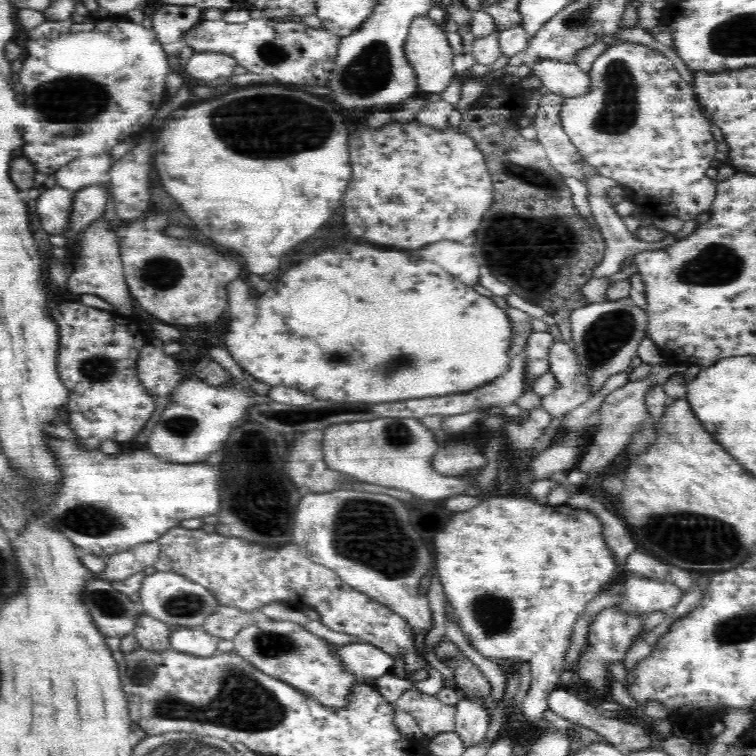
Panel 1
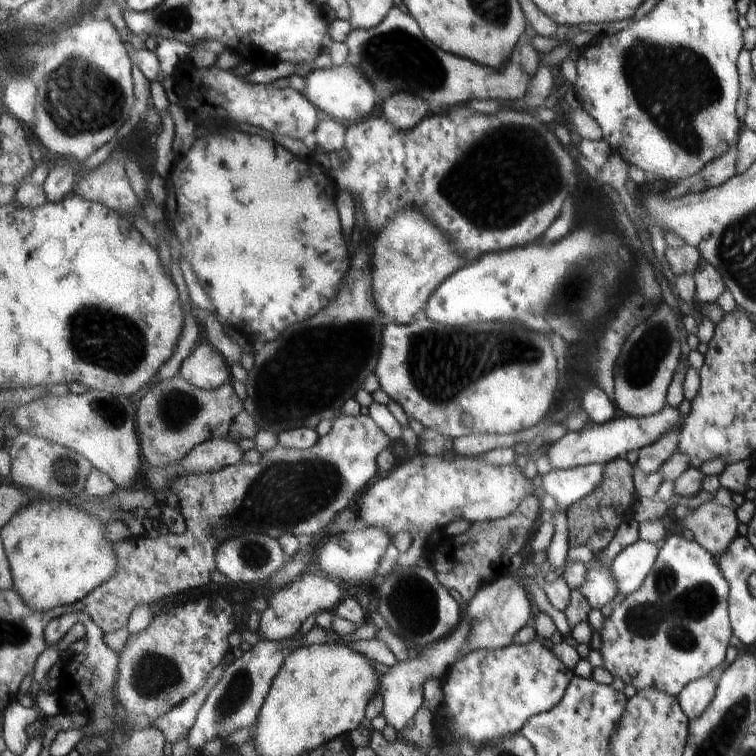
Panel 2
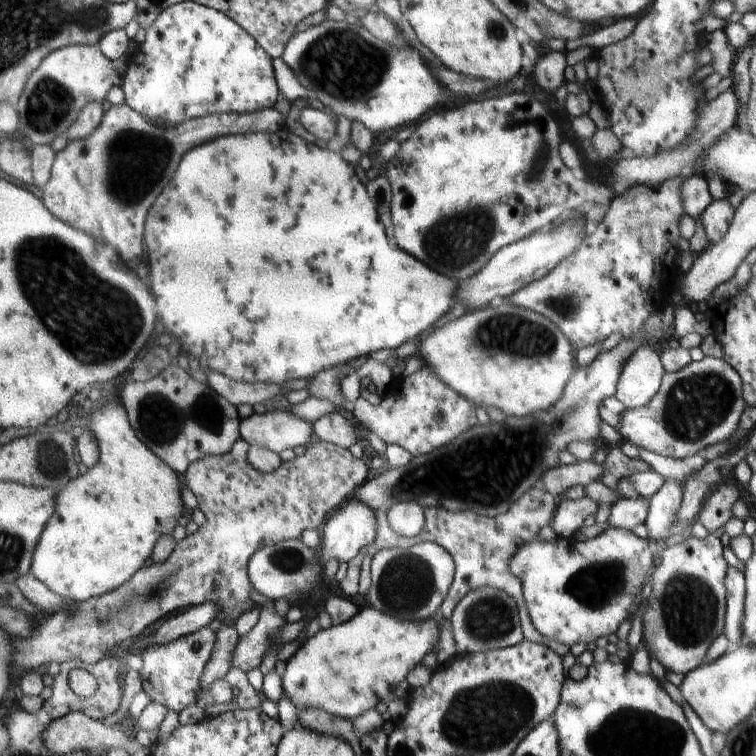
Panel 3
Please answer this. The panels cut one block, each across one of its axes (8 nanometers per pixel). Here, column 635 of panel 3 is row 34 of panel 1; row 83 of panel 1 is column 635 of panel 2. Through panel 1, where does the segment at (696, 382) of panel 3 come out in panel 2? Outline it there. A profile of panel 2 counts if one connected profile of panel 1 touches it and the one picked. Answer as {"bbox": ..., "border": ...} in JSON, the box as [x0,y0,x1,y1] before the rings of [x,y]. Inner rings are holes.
{"bbox":[546,406,682,470],"border":[[[665,406],[658,414],[647,417],[631,417],[630,415],[618,415],[607,423],[590,424],[586,426],[582,432],[567,432],[555,443],[548,446],[546,450],[546,458],[550,460],[552,470],[570,470],[587,464],[604,464],[611,460],[626,457],[628,452],[632,450],[640,450],[644,446],[648,446],[660,440],[664,434],[668,434],[670,430],[680,428],[682,416],[678,408]]]}

